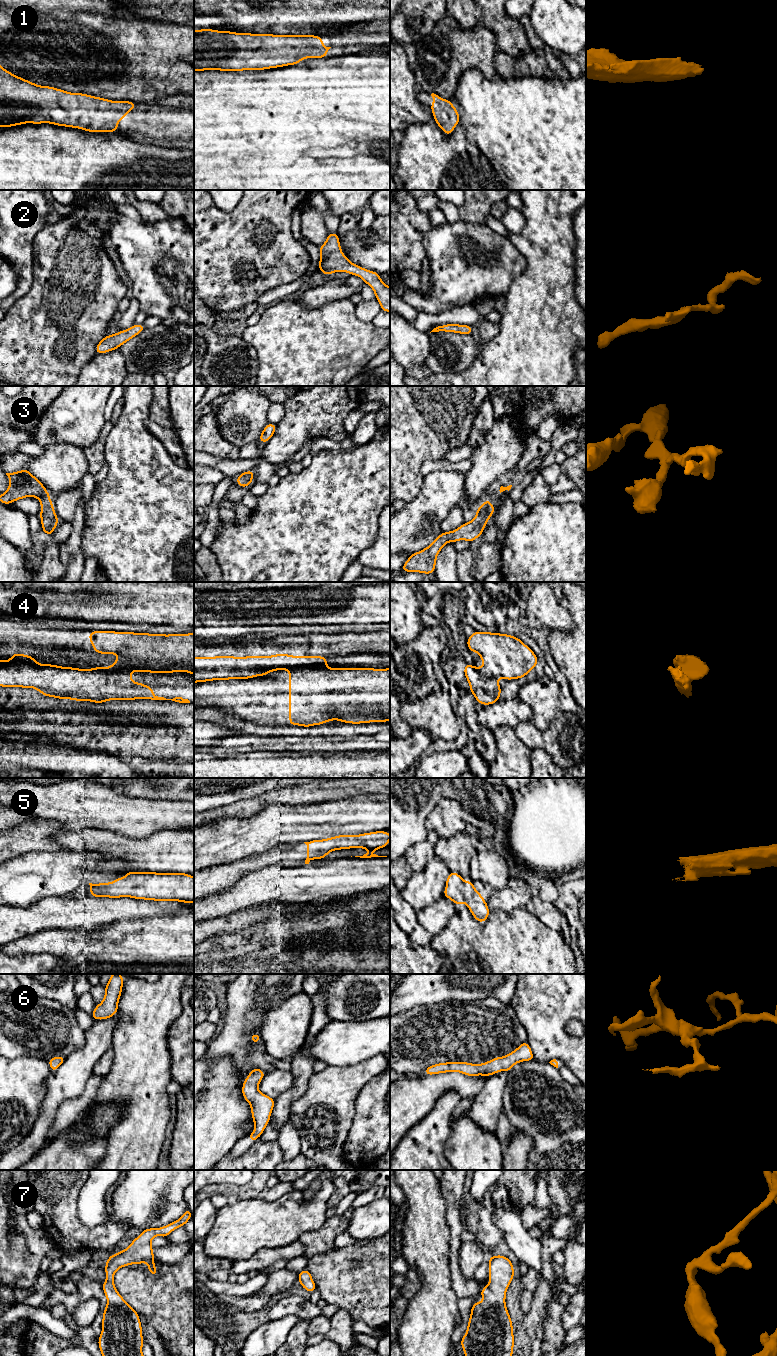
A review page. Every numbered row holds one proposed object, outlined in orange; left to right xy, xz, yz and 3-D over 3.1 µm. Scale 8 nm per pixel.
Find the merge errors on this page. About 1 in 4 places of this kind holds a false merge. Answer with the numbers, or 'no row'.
4

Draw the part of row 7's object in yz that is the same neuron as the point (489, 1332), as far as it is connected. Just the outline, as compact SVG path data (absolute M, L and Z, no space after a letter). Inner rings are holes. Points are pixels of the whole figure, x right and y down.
M489 1255L489 1284L481 1289L483 1302L474 1302L466 1334L460 1343L465 1356L512 1356L513 1324L505 1304L514 1267L503 1255Z

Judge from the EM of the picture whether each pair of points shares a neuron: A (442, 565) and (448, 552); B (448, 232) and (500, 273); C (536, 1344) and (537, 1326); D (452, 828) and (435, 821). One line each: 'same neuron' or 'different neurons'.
A: same neuron
B: same neuron
C: same neuron
D: same neuron

